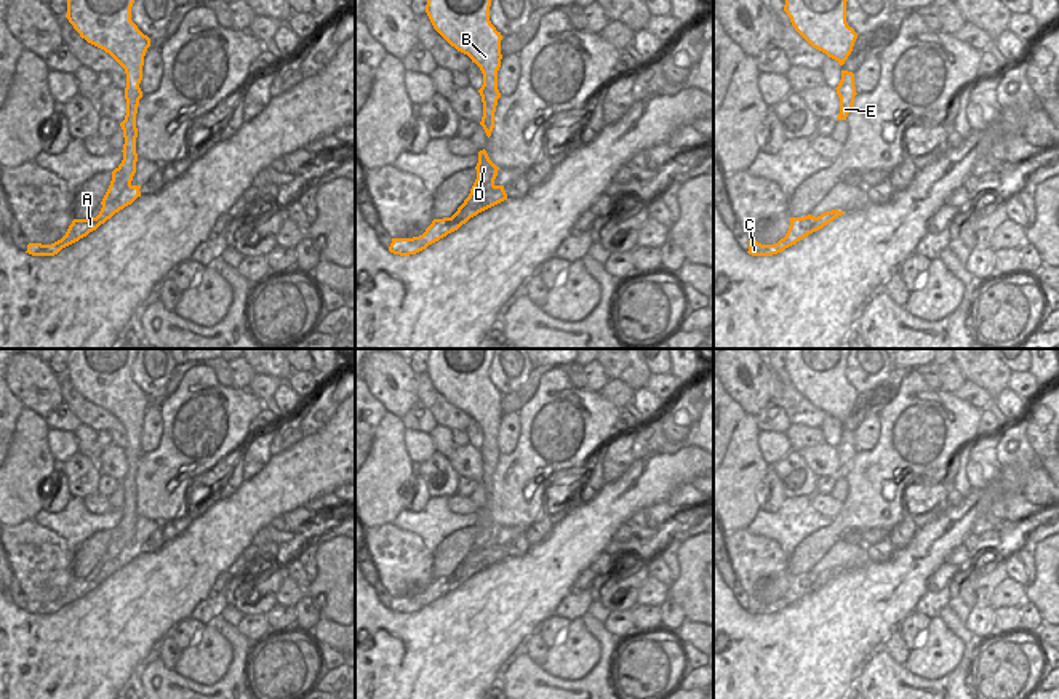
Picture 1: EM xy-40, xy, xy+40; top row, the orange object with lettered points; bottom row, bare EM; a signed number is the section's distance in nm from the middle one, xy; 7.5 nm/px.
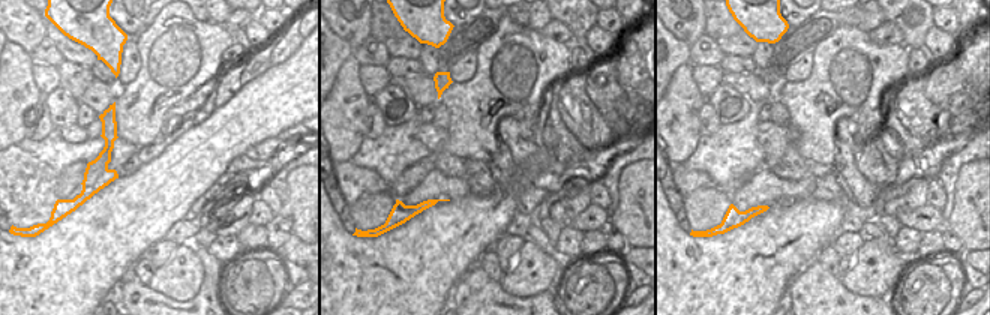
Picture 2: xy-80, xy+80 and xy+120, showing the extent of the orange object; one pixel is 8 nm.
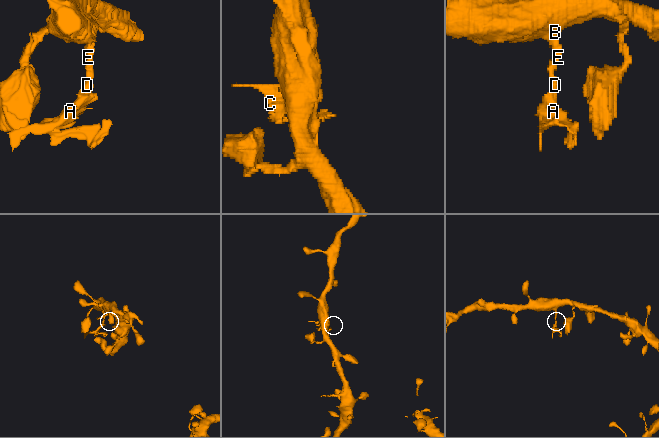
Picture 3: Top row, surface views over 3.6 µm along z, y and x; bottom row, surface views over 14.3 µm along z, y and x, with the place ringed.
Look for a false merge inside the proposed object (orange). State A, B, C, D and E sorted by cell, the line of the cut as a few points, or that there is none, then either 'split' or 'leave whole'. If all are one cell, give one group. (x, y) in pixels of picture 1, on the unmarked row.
A C D / B E | xy (493, 471), (482, 480) | split

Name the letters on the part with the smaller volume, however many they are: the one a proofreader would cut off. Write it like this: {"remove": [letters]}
{"remove": ["A", "C", "D"]}

